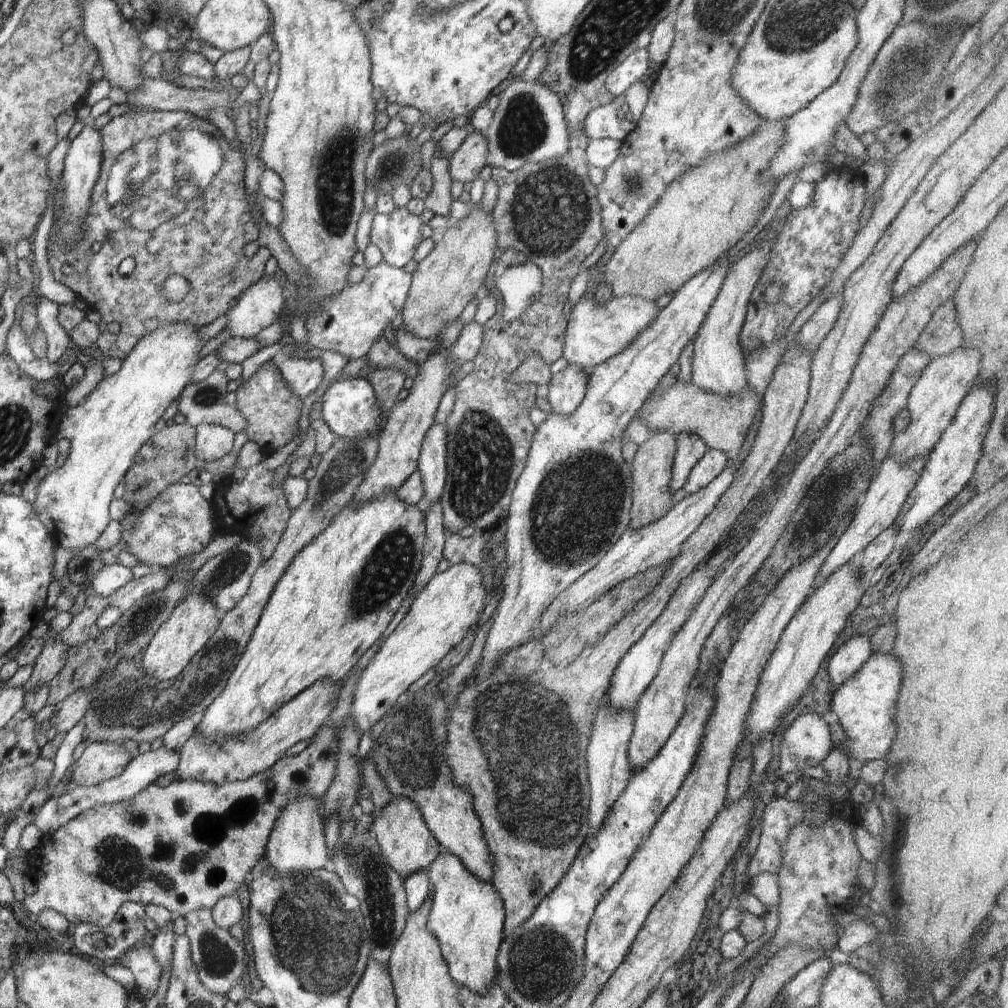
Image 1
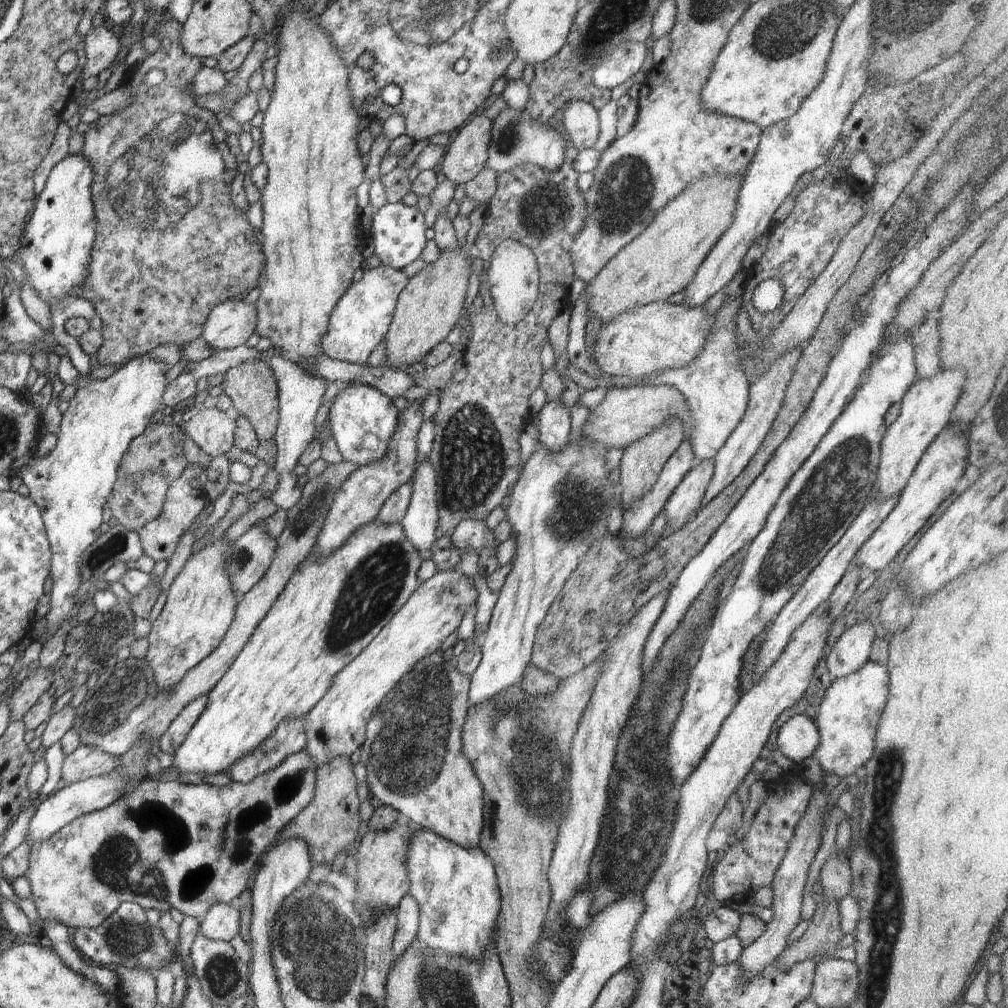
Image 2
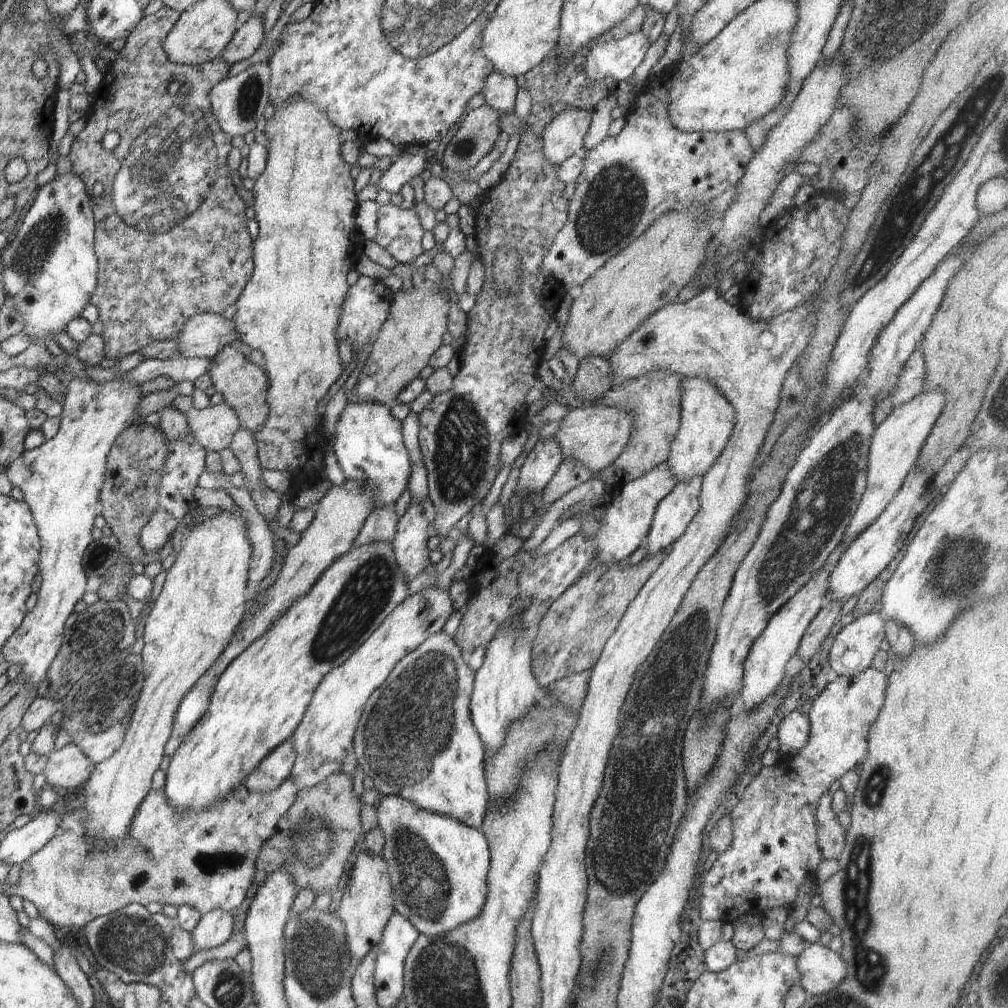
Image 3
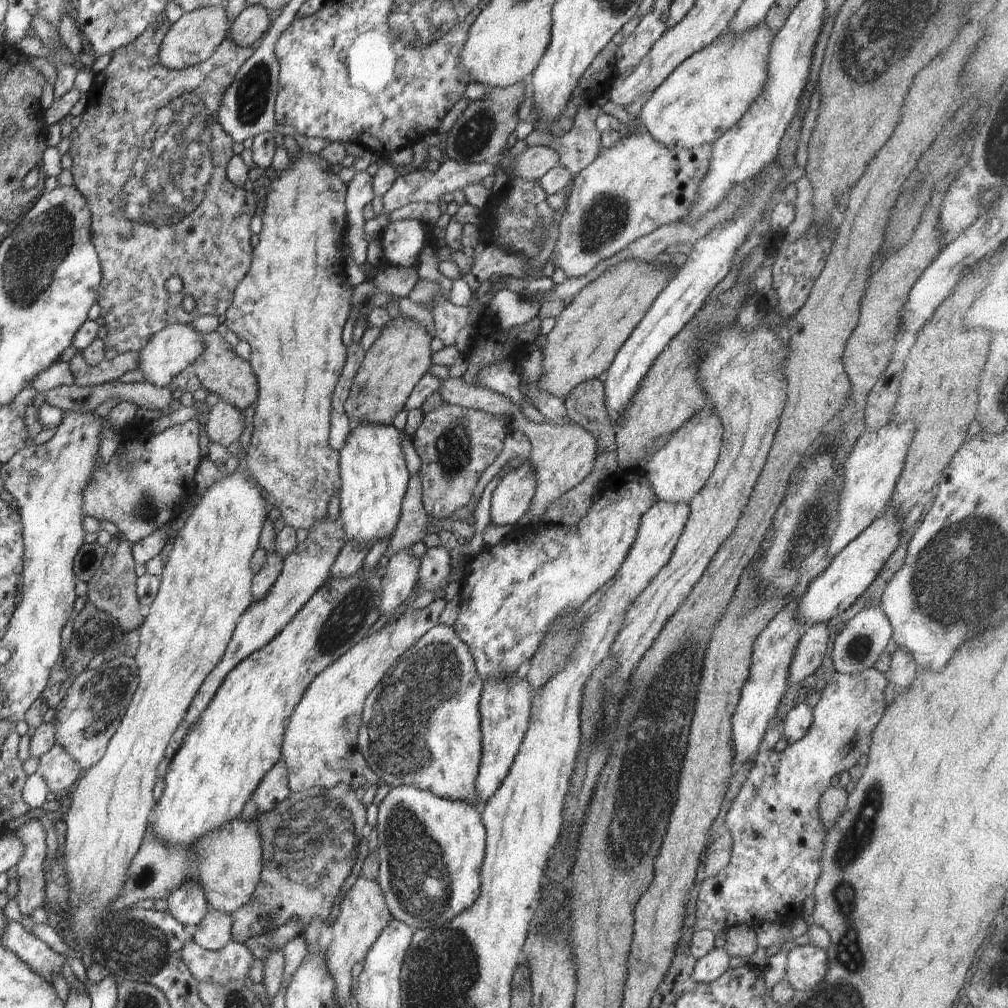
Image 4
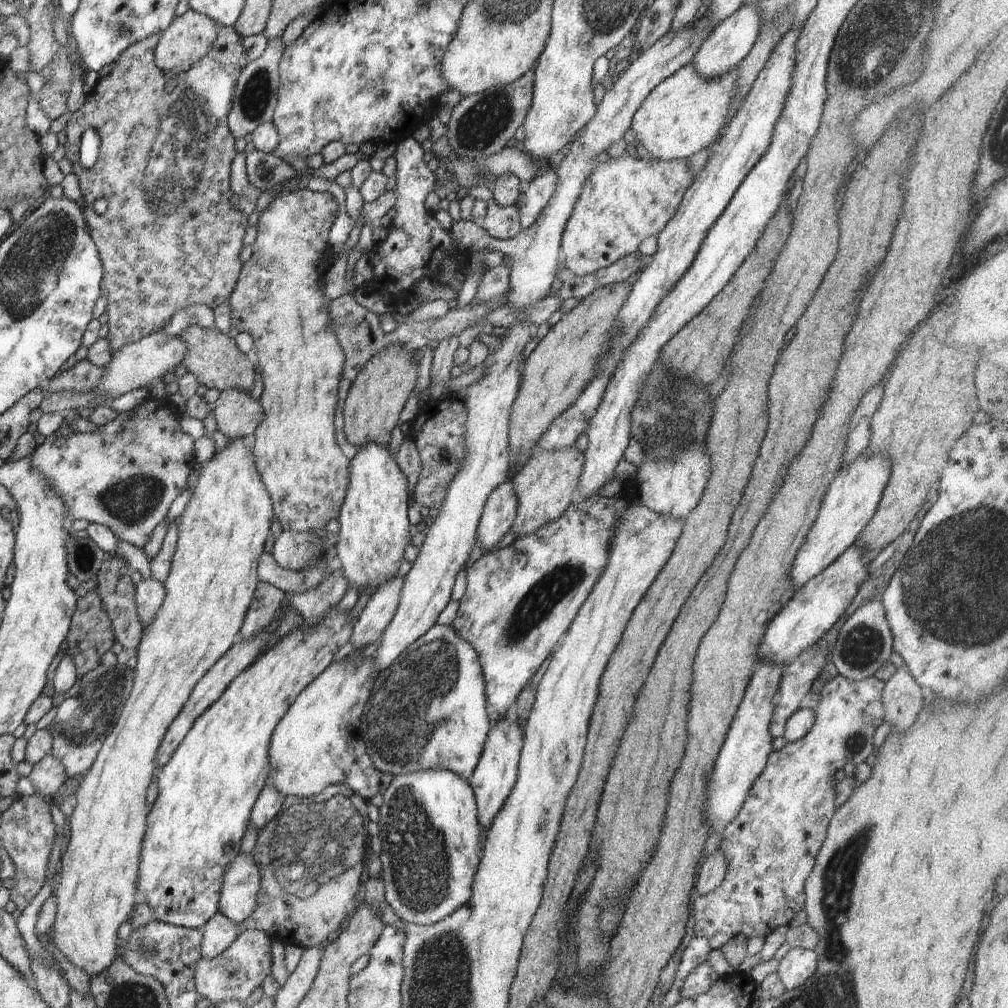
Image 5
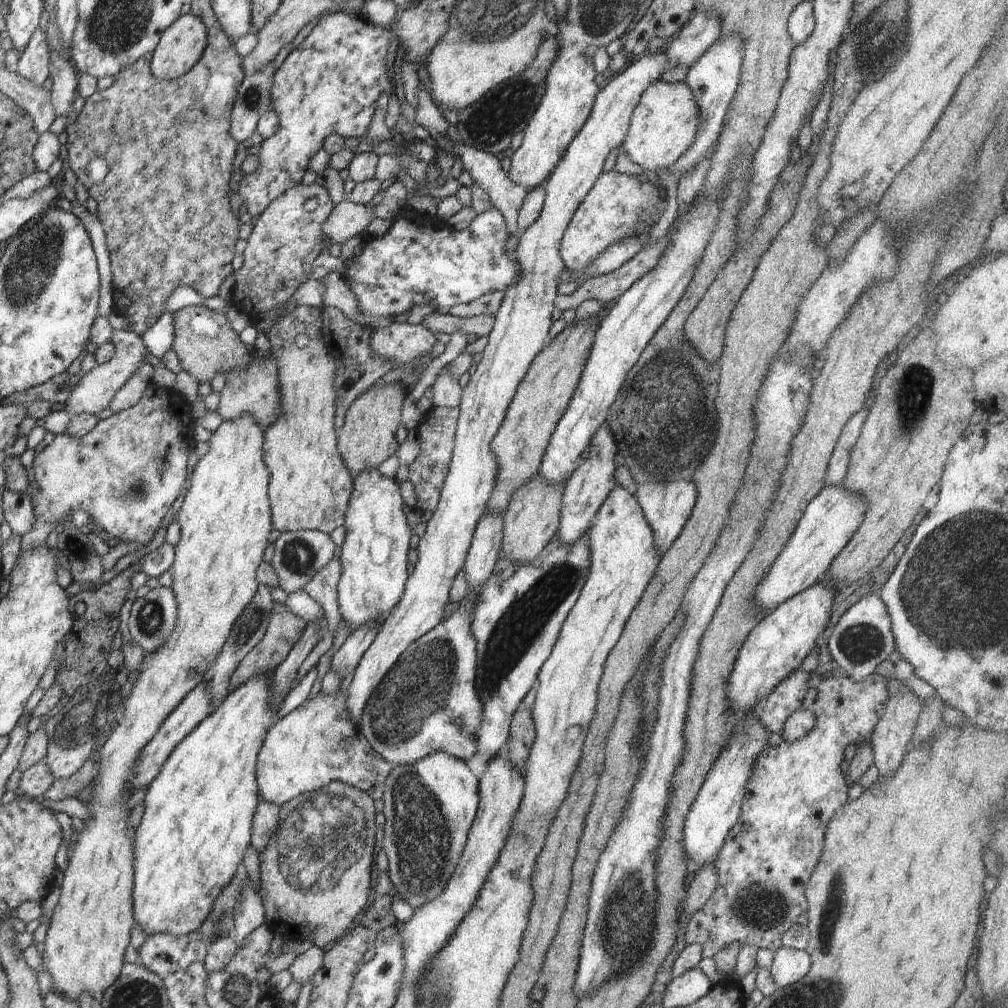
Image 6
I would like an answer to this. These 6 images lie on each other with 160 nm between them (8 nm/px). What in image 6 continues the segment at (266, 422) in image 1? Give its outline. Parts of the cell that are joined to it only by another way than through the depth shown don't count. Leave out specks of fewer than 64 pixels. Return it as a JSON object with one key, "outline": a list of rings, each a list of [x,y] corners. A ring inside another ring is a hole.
{"outline":[[[189,306],[174,312],[173,350],[181,367],[198,384],[210,384],[216,374],[227,375],[234,369],[246,370],[251,365],[252,351],[240,341],[225,313],[210,311],[204,306]]]}

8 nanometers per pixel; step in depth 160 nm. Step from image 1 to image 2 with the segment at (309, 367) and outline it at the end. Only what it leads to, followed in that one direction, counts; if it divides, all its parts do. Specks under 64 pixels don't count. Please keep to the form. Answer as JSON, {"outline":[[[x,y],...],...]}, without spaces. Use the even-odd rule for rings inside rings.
{"outline":[[[284,357],[268,359],[266,364],[273,370],[279,388],[279,423],[274,437],[277,459],[273,464],[273,469],[278,473],[279,481],[271,499],[278,508],[287,511],[301,497],[302,488],[297,485],[299,473],[296,466],[298,458],[314,438],[314,418],[316,418],[316,412],[318,412],[318,408],[322,404],[322,395],[326,392],[328,382],[311,375],[300,365]]]}

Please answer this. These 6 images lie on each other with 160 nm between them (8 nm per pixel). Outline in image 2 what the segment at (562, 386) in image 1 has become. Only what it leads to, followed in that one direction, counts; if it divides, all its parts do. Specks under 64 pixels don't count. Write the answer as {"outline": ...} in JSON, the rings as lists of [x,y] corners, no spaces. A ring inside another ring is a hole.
{"outline":[[[560,398],[546,401],[538,411],[538,430],[540,433],[538,446],[544,445],[553,453],[560,452],[571,439],[571,408]]]}

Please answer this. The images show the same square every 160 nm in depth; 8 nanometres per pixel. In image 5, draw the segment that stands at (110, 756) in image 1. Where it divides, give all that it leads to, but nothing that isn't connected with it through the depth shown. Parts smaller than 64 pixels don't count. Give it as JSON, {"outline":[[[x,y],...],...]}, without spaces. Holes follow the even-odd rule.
{"outline":[[[52,752],[37,762],[29,775],[38,794],[49,800],[54,799],[61,792],[67,778],[63,764]]]}

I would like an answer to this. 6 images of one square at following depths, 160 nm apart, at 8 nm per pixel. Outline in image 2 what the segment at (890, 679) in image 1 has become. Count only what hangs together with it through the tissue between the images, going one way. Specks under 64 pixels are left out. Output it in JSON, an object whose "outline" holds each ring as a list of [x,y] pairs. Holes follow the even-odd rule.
{"outline":[[[868,661],[860,670],[845,677],[837,678],[828,688],[818,714],[814,719],[820,733],[820,744],[813,755],[820,763],[822,772],[840,777],[853,774],[858,767],[866,764],[873,755],[877,728],[889,695],[889,674],[884,665]]]}

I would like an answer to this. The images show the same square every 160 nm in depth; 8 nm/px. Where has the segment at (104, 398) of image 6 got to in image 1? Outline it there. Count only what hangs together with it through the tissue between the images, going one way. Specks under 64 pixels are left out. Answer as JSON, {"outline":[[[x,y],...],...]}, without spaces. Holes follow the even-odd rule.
{"outline":[[[263,275],[227,312],[228,330],[234,337],[256,337],[258,332],[278,321],[287,295],[274,275]]]}

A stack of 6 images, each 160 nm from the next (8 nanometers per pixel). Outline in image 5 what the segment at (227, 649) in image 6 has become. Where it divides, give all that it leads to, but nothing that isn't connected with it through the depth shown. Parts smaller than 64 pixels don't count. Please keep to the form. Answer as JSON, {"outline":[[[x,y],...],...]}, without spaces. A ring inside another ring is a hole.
{"outline":[[[259,580],[238,639],[249,639],[260,632],[279,610],[285,596],[282,589]]]}

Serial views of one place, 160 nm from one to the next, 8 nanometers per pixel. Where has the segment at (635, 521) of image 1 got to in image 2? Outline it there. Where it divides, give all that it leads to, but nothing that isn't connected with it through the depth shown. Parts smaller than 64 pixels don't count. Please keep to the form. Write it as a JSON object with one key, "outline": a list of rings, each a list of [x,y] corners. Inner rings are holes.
{"outline":[[[675,419],[666,425],[662,425],[651,435],[643,436],[625,448],[621,458],[620,481],[618,486],[621,489],[621,509],[626,513],[633,502],[647,495],[655,482],[658,480],[660,472],[664,468],[668,459],[678,450],[682,441],[686,438],[683,424]]]}

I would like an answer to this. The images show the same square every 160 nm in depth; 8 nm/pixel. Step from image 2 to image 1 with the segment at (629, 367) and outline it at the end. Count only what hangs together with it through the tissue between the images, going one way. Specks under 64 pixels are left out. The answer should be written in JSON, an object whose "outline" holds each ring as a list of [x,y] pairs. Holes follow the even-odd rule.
{"outline":[[[584,297],[574,305],[567,320],[564,333],[563,356],[570,365],[591,370],[605,360],[621,353],[641,330],[644,330],[659,313],[655,302],[640,297],[612,297],[604,304],[598,304],[595,298]]]}

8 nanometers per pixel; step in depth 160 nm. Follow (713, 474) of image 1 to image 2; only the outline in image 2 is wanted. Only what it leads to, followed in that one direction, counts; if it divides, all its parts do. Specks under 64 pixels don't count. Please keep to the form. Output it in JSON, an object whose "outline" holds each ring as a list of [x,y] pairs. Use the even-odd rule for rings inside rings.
{"outline":[[[714,459],[696,462],[670,495],[665,509],[667,524],[680,530],[701,508],[701,500],[715,473]]]}

